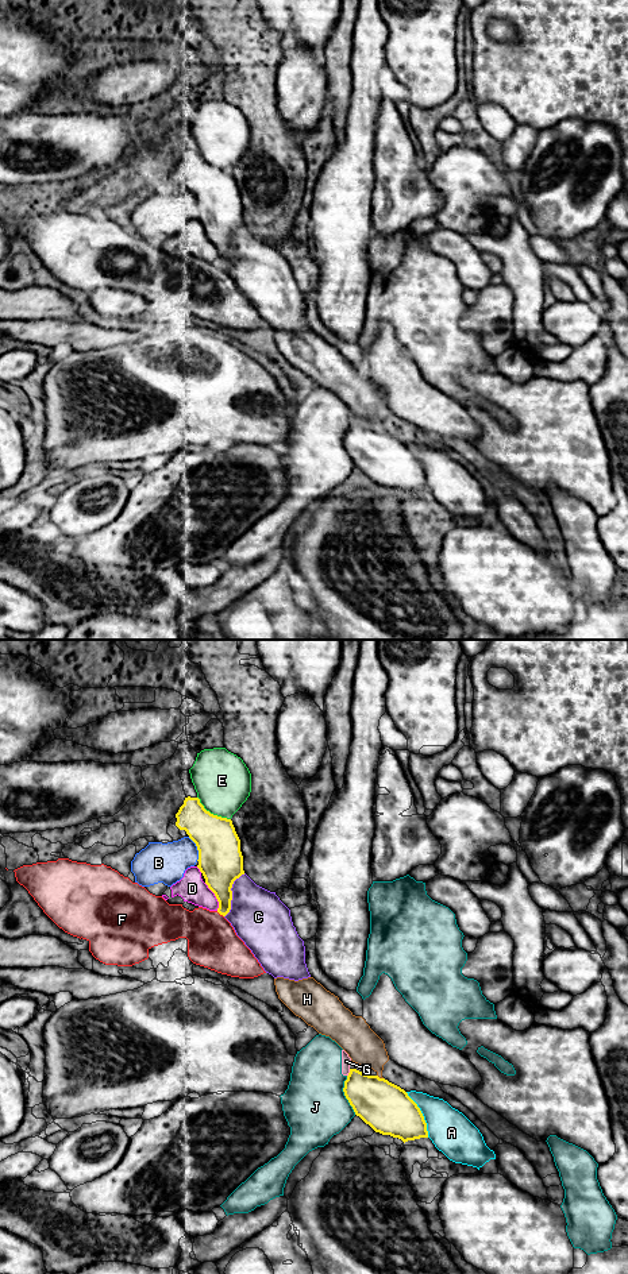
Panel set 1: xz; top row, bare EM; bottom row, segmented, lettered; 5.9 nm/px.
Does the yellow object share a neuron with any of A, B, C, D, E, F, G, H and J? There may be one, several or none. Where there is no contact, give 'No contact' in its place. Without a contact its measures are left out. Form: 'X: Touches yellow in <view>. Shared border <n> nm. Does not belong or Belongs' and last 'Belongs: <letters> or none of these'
A: Touches yellow in xz. Shared border 300 nm. Does not belong
B: Touches yellow in xz. Shared border 160 nm. Does not belong
C: Touches yellow in xz. Shared border 300 nm. Does not belong
D: Touches yellow in xz. Shared border 190 nm. Does not belong
E: Touches yellow in xz. Shared border 240 nm. Does not belong
F: Touches yellow in xz. Shared border 60 nm. Does not belong
G: Touches yellow in xz. Shared border 50 nm. Does not belong
H: Touches yellow in xz. Shared border 50 nm. Does not belong
J: Touches yellow in xz. Shared border 240 nm. Does not belong
Belongs: none of these

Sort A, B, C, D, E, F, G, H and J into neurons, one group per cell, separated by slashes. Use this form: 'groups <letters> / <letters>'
groups A / B / C / D / E / F / G J / H

